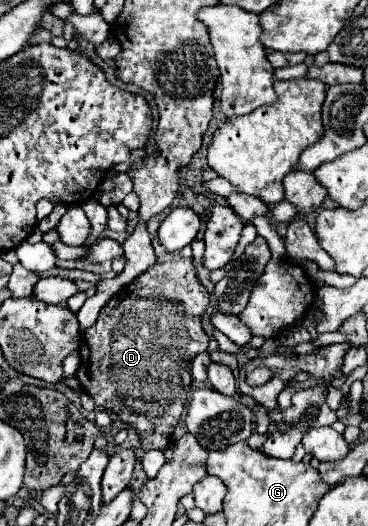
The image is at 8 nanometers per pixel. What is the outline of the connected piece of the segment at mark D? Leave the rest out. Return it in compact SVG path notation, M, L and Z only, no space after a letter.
M153 240L153 250L157 256L155 264L129 286L121 288L101 308L97 322L81 334L79 356L85 358L85 364L77 370L77 380L99 408L117 414L121 422L135 428L143 450L165 450L191 392L191 360L209 346L209 336L201 328L201 316L209 308L209 294L197 280L191 246L179 252L167 252L159 240Z

